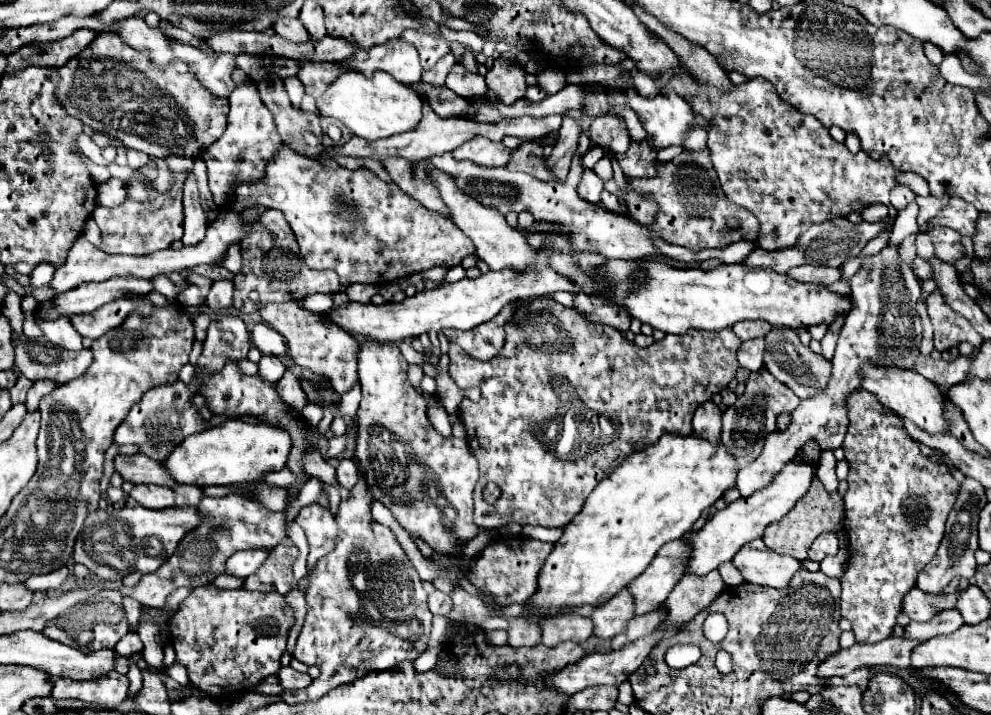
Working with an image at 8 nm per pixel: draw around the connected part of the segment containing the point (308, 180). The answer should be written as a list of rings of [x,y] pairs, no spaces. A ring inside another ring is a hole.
[[[281,147],[279,153],[269,161],[267,173],[261,181],[242,183],[235,191],[233,209],[241,211],[251,205],[261,205],[269,209],[283,211],[287,223],[291,225],[297,243],[301,247],[301,255],[311,269],[333,269],[341,277],[341,285],[349,287],[353,283],[379,283],[379,281],[395,281],[419,271],[427,271],[433,267],[455,267],[463,261],[465,255],[473,253],[473,241],[443,215],[425,209],[413,197],[403,193],[395,183],[385,183],[377,175],[367,169],[349,171],[337,161],[315,161],[303,155],[297,155],[289,147]],[[339,203],[351,205],[351,211],[337,209]]]

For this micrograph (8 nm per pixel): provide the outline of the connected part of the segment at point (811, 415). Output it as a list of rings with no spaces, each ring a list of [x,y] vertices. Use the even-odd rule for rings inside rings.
[[[888,246],[881,249],[877,255],[867,257],[849,283],[853,291],[853,309],[845,319],[835,355],[831,359],[833,373],[827,389],[821,395],[801,401],[801,405],[791,413],[791,425],[787,431],[777,431],[775,435],[769,433],[765,437],[765,447],[761,455],[737,473],[737,489],[741,491],[741,497],[749,497],[755,489],[771,485],[771,481],[779,475],[779,469],[783,469],[783,465],[787,465],[795,457],[795,451],[799,451],[805,441],[815,441],[821,449],[841,447],[849,423],[843,401],[851,391],[859,389],[863,365],[873,363],[897,369],[915,367],[915,359],[919,357],[919,345],[923,337],[921,317],[915,311],[921,287],[919,279],[907,267],[907,263],[903,263],[897,257],[897,247]],[[869,263],[875,263],[875,267],[869,267]]]

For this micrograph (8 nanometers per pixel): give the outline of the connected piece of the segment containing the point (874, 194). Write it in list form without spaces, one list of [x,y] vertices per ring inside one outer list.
[[[683,69],[683,73],[687,73],[693,85],[699,89],[695,97],[685,97],[685,101],[691,105],[693,113],[701,115],[707,121],[707,147],[711,151],[713,169],[717,171],[725,195],[733,203],[749,209],[759,219],[761,227],[757,243],[761,249],[773,251],[795,245],[799,235],[811,225],[847,217],[853,211],[861,213],[867,205],[873,203],[889,205],[889,191],[899,185],[899,171],[895,169],[895,165],[891,165],[891,161],[887,161],[887,157],[875,159],[867,151],[859,151],[853,155],[845,147],[845,143],[837,143],[829,135],[829,131],[813,117],[795,117],[783,123],[781,97],[779,93],[775,93],[775,87],[765,79],[749,79],[741,85],[731,85],[727,91],[723,91],[709,83],[701,83],[687,69]]]

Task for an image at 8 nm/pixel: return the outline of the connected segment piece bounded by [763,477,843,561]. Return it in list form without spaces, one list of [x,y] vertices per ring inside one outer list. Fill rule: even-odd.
[[[813,477],[807,495],[795,503],[795,507],[787,513],[787,517],[783,517],[777,523],[771,523],[765,529],[763,543],[767,543],[767,547],[773,549],[775,553],[791,555],[791,557],[797,557],[803,561],[803,559],[807,559],[807,551],[809,551],[811,543],[825,531],[839,531],[843,527],[841,521],[843,521],[843,507],[835,507],[835,499],[829,497],[821,485],[821,481],[817,477]]]

